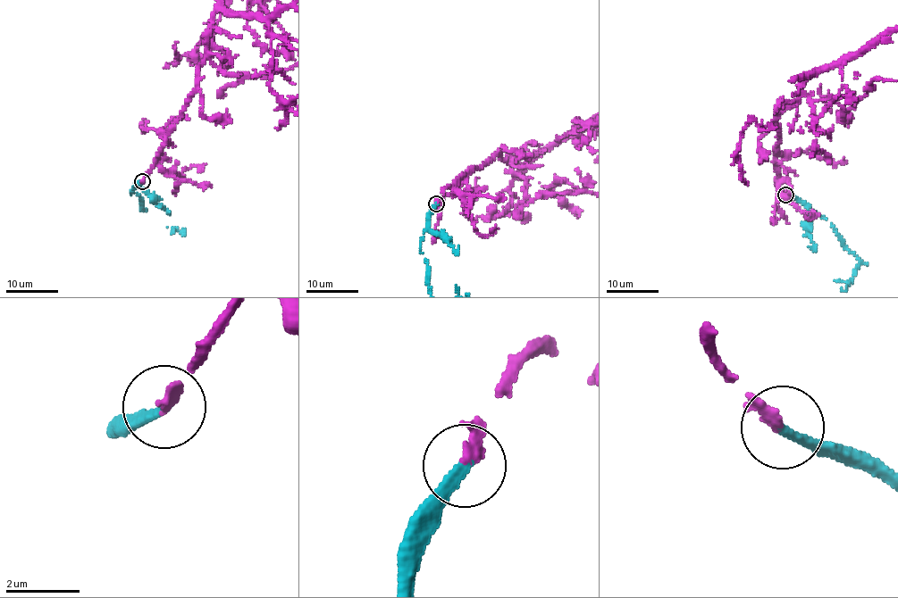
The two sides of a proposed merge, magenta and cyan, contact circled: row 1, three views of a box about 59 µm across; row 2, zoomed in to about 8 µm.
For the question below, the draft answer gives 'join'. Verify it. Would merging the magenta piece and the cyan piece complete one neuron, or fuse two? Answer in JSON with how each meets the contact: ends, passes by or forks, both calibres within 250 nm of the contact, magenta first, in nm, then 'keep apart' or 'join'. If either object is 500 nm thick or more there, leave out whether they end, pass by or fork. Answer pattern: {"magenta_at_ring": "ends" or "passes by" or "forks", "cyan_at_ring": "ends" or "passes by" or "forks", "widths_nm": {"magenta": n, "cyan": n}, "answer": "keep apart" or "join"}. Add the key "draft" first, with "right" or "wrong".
{"draft": "right", "magenta_at_ring": "passes by", "cyan_at_ring": "ends", "widths_nm": {"magenta": 200, "cyan": 320}, "answer": "join"}

